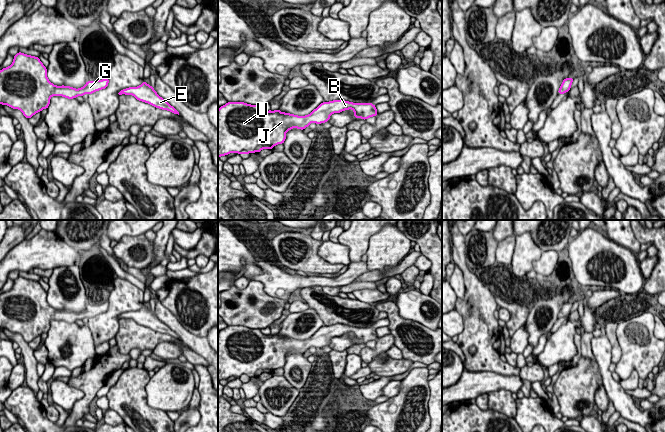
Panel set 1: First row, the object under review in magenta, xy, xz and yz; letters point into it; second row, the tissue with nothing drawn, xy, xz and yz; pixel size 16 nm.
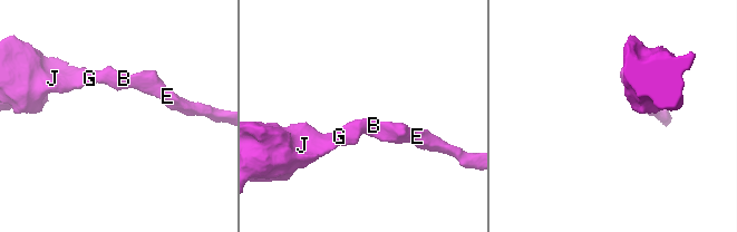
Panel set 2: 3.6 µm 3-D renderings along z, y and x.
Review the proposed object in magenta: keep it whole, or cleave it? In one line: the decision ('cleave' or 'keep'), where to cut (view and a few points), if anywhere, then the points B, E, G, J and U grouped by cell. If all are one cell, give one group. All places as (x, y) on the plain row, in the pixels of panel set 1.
keep; cut none; groups B E G J U

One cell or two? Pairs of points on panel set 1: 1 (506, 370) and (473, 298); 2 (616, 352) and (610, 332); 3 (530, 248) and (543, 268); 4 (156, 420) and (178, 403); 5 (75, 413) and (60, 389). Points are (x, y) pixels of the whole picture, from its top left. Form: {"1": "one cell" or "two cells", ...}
{"1": "one cell", "2": "one cell", "3": "two cells", "4": "two cells", "5": "two cells"}

